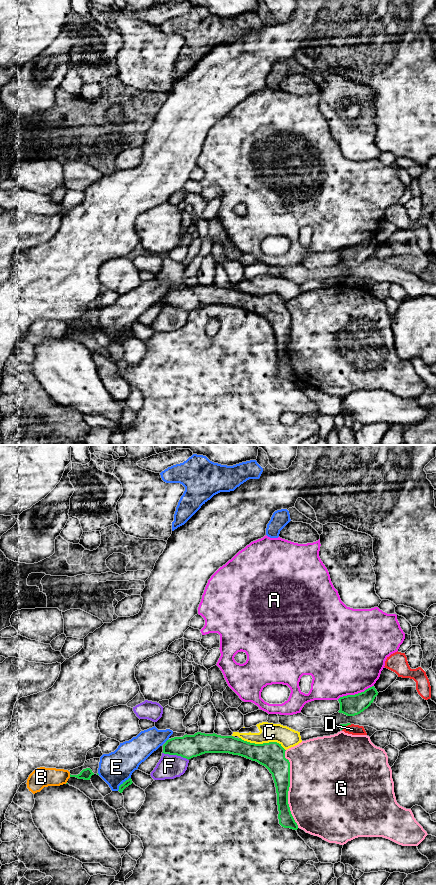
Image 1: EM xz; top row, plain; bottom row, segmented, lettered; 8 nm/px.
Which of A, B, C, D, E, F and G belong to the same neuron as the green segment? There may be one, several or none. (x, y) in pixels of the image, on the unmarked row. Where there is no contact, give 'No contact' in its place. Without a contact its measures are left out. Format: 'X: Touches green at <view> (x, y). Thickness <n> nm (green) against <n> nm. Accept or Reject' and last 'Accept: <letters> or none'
A: Touches green at xz (355, 246). Thickness 170 nm (green) against 500 nm. Reject
B: Touches green at xz (70, 327). Thickness 90 nm (green) against 160 nm. Reject
C: Touches green at xz (263, 295). Thickness 200 nm (green) against 160 nm. Reject
D: Touches green at xz (346, 277). Thickness 50 nm (green) against 80 nm. Reject
E: Touches green at xz (123, 335). Thickness 50 nm (green) against 260 nm. Reject
F: Touches green at xz (175, 306). Thickness 190 nm (green) against 190 nm. Reject
G: Touches green at xz (288, 341). Thickness 170 nm (green) against 500 nm. Reject
Accept: none

